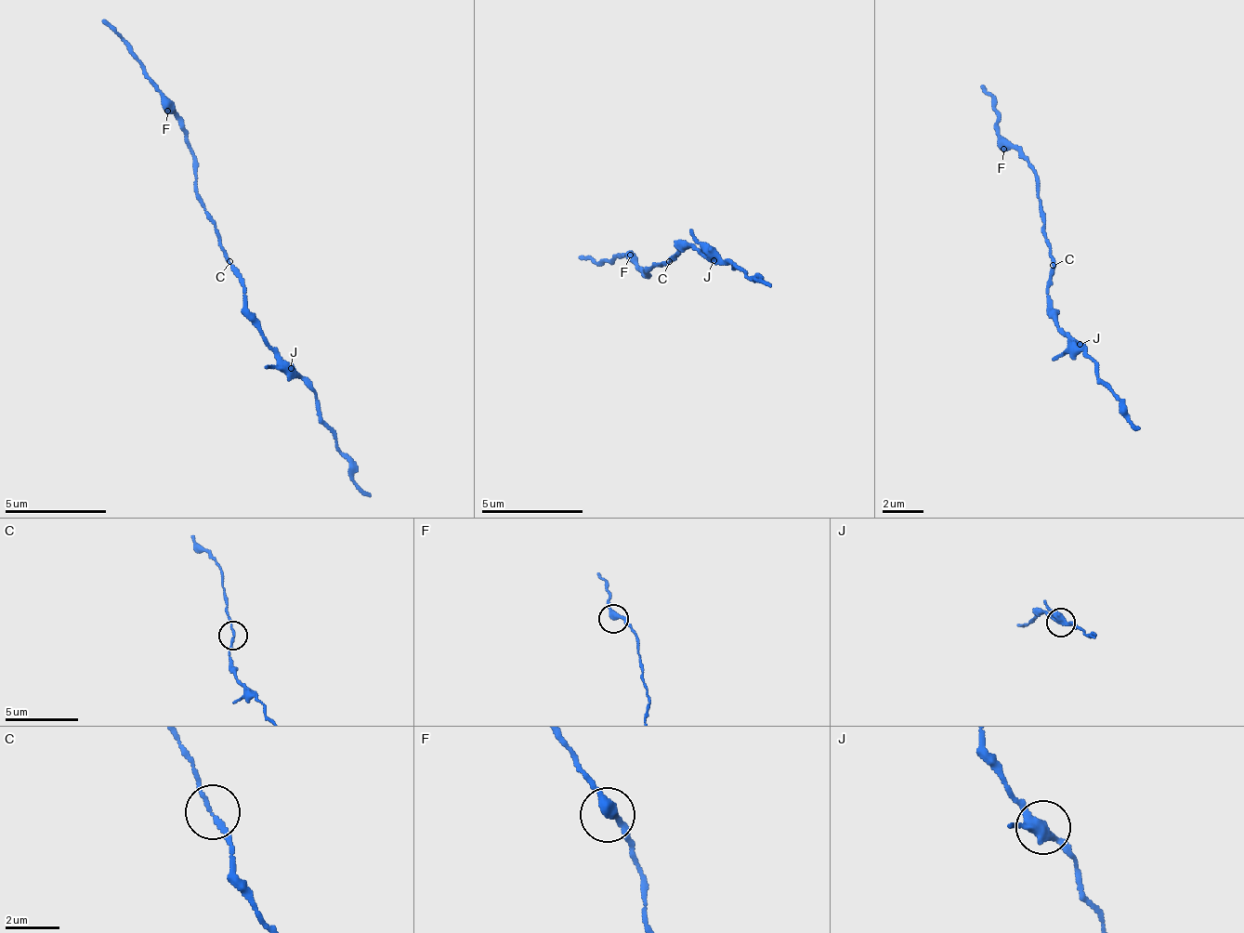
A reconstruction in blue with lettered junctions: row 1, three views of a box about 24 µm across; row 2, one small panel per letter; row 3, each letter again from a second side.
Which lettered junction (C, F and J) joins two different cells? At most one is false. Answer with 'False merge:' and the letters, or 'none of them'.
False merge: none of them

